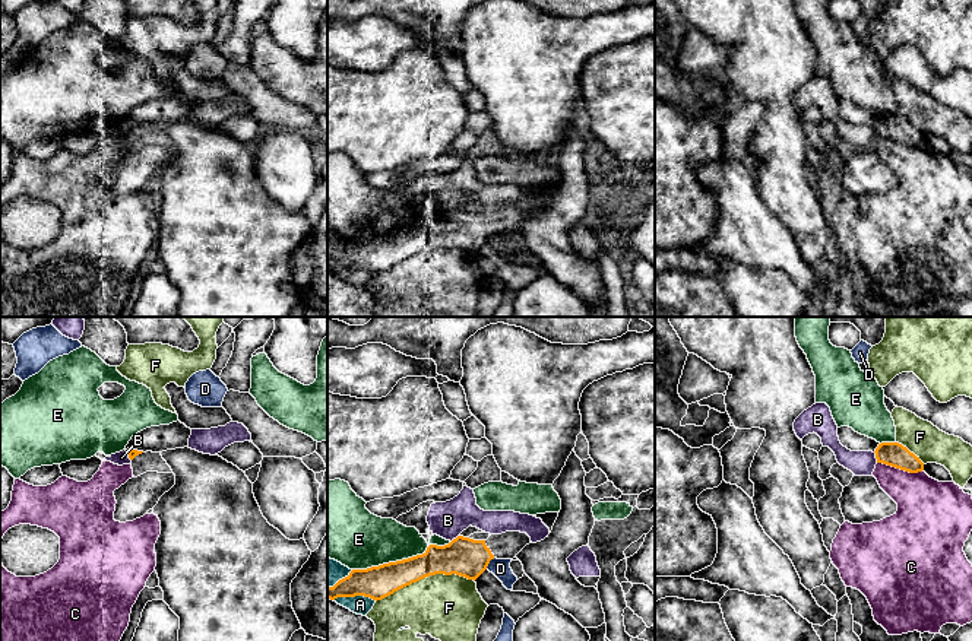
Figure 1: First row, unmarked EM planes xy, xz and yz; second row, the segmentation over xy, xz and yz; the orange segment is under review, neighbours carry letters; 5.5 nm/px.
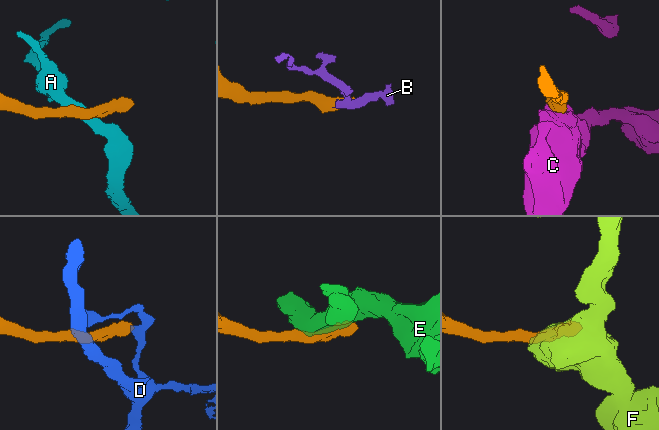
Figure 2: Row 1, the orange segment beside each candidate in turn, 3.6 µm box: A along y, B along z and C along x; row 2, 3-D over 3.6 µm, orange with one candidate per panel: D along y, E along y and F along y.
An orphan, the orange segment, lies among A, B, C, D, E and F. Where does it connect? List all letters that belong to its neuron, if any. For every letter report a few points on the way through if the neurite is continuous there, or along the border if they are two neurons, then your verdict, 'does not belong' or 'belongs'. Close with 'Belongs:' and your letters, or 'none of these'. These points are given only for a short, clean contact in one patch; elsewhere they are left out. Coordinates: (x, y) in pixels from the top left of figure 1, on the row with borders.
A: does not belong
B: border yz (874, 451), (877, 462); does not belong
C: does not belong
D: border xz (494, 558), (486, 568); does not belong
E: does not belong
F: does not belong
Belongs: none of these

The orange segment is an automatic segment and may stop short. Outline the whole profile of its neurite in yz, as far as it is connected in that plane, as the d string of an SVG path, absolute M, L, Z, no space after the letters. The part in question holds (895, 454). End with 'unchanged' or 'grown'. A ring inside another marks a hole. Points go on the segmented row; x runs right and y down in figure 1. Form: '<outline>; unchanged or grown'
M881 442L876 448L877 463L883 463L909 473L924 470L924 463L899 442Z; unchanged

